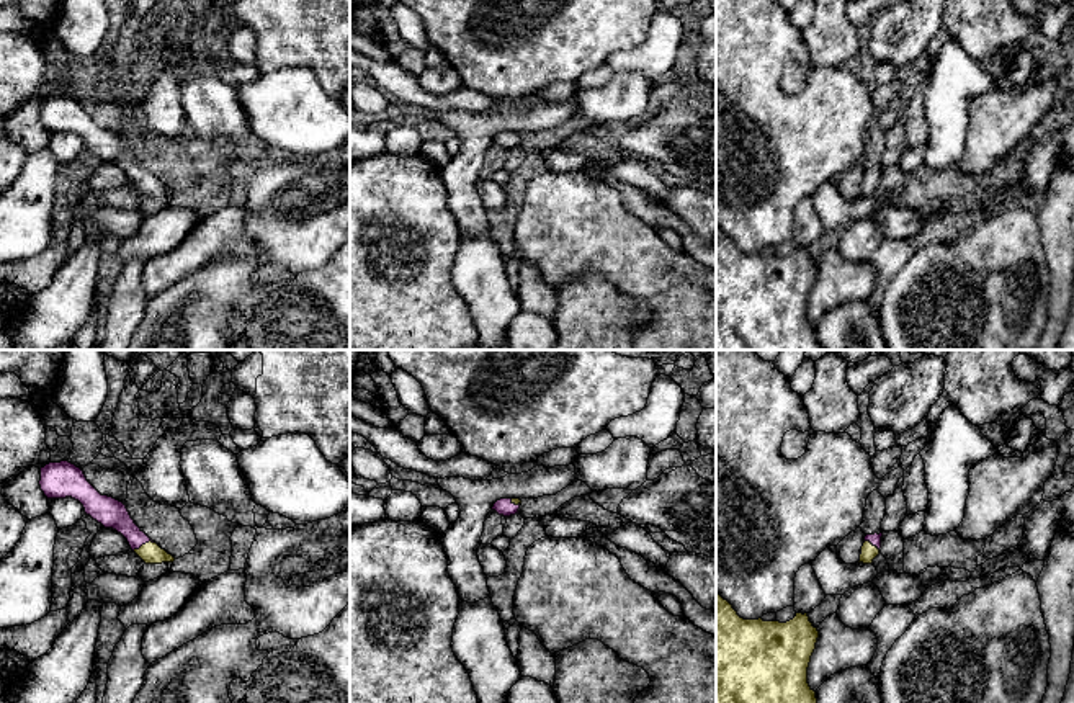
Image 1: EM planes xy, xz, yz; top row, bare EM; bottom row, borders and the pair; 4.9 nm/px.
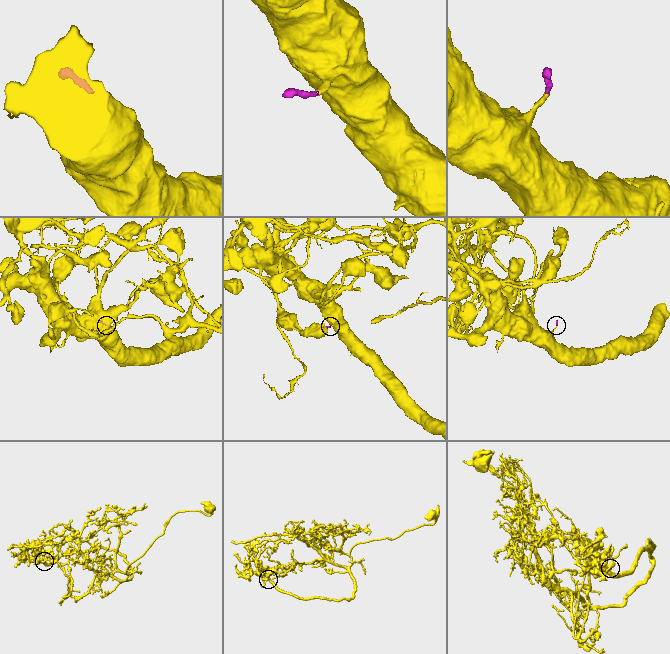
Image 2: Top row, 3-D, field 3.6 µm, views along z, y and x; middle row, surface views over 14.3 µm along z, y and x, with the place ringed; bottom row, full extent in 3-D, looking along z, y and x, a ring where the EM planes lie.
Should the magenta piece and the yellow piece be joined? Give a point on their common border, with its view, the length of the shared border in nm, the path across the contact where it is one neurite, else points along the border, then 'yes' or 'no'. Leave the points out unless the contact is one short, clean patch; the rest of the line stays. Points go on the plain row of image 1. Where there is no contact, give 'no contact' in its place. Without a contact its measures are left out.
contact xy (143, 177); length 110 nm; way xy (111, 147), (143, 177), (151, 187); yes

